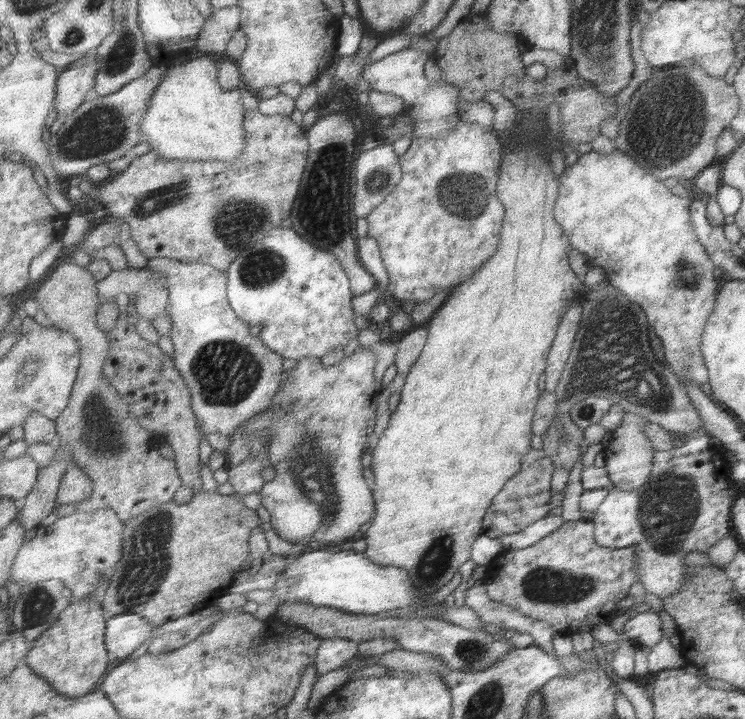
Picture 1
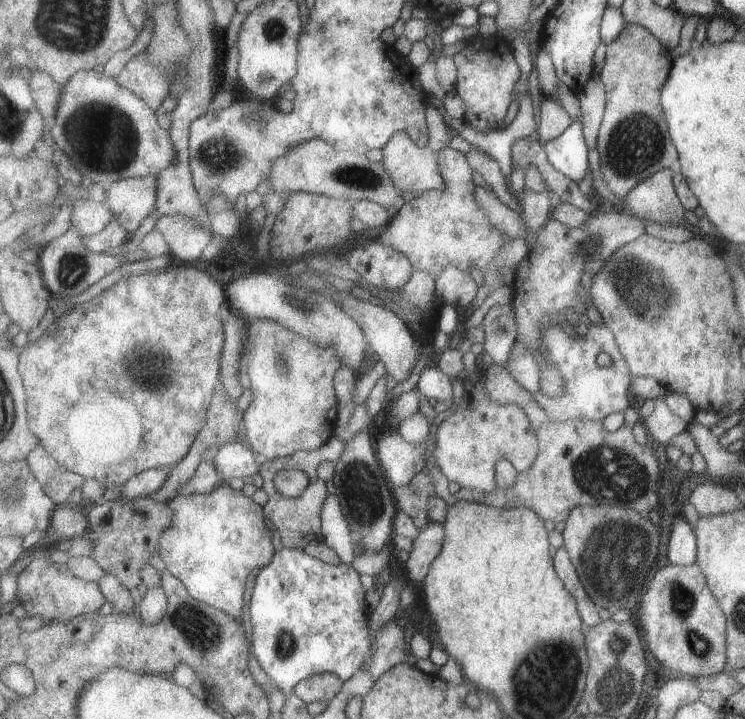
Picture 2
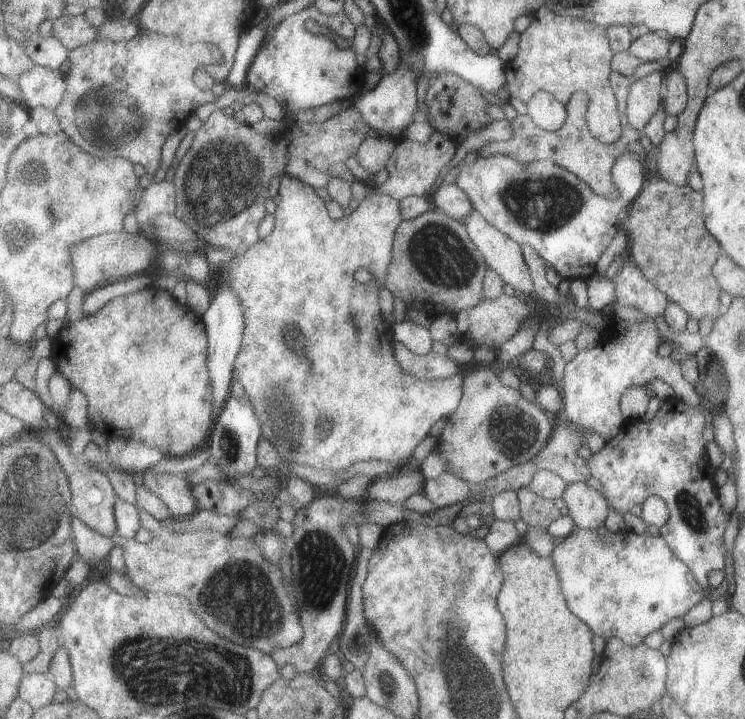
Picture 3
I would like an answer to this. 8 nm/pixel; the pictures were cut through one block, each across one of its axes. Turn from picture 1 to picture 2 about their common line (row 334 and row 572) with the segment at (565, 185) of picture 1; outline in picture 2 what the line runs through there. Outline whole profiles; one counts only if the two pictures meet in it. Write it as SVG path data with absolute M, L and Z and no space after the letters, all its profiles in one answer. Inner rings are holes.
M697 564L691 566L663 566L651 578L649 590L645 590L639 608L633 614L635 624L645 632L645 648L653 654L667 672L679 672L685 676L713 676L727 670L727 656L725 656L725 616L719 608L717 600L707 588L707 580Z

